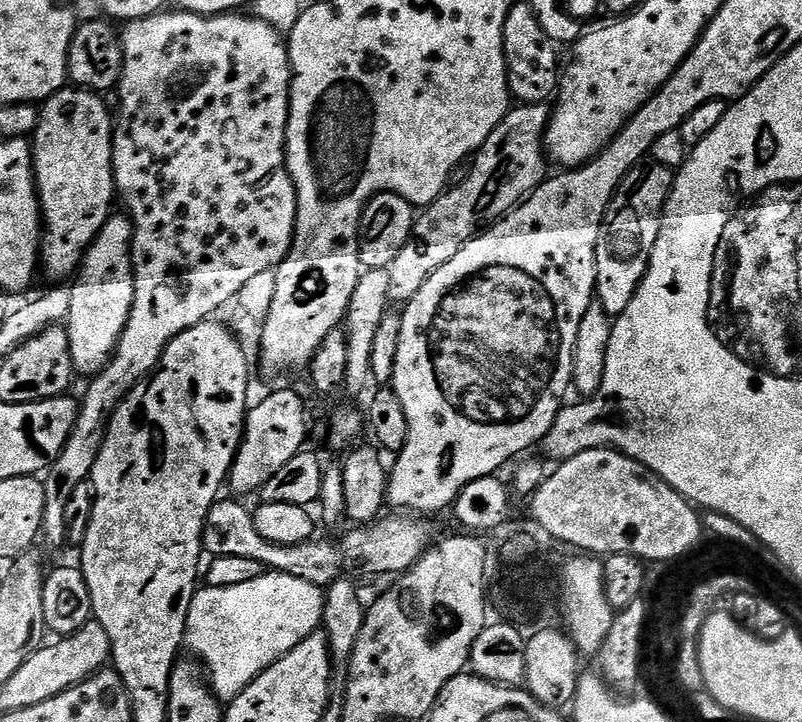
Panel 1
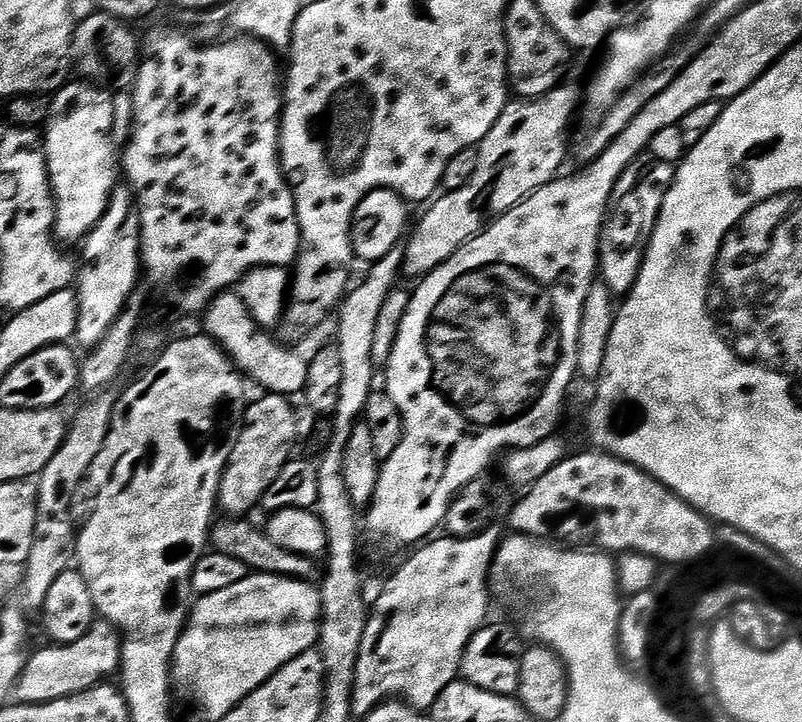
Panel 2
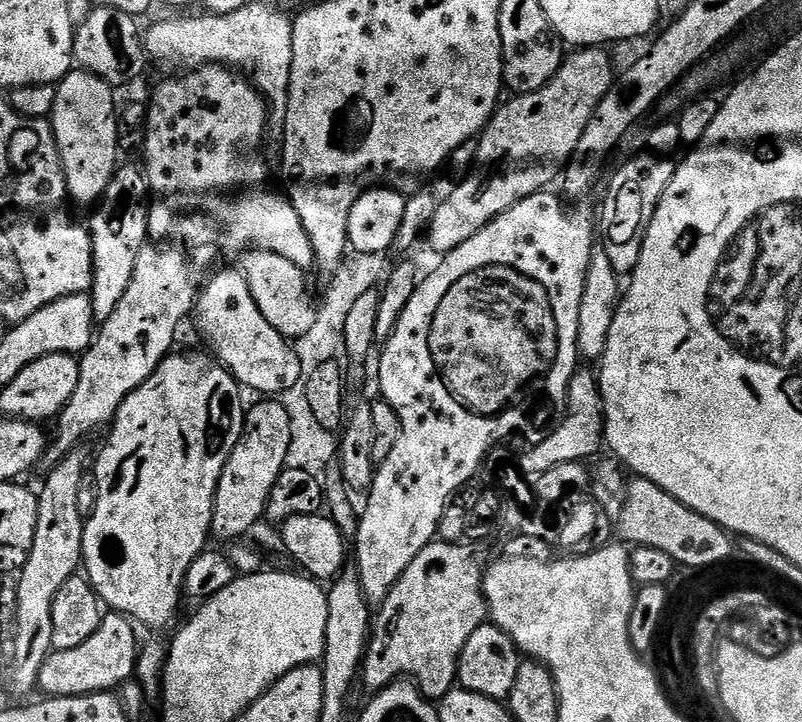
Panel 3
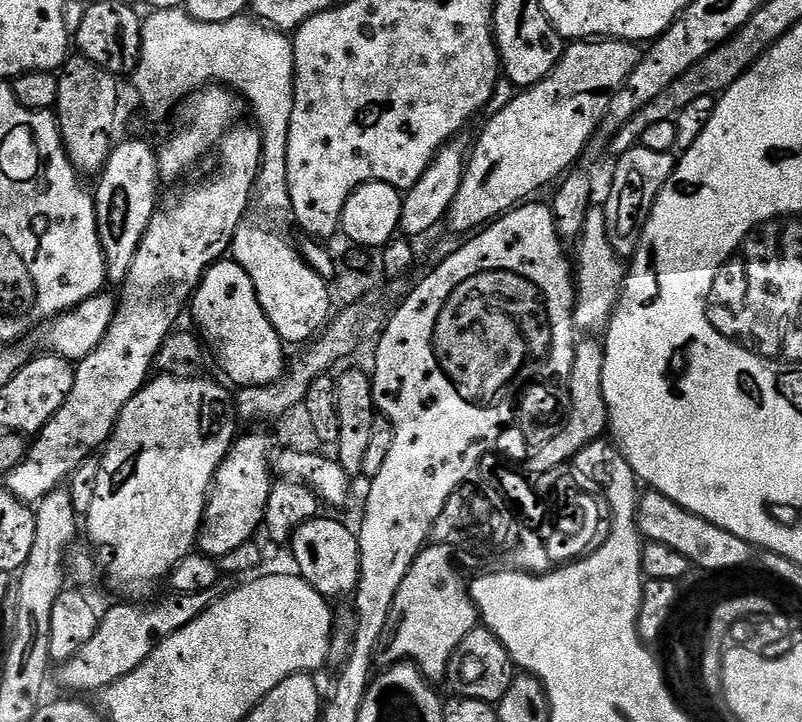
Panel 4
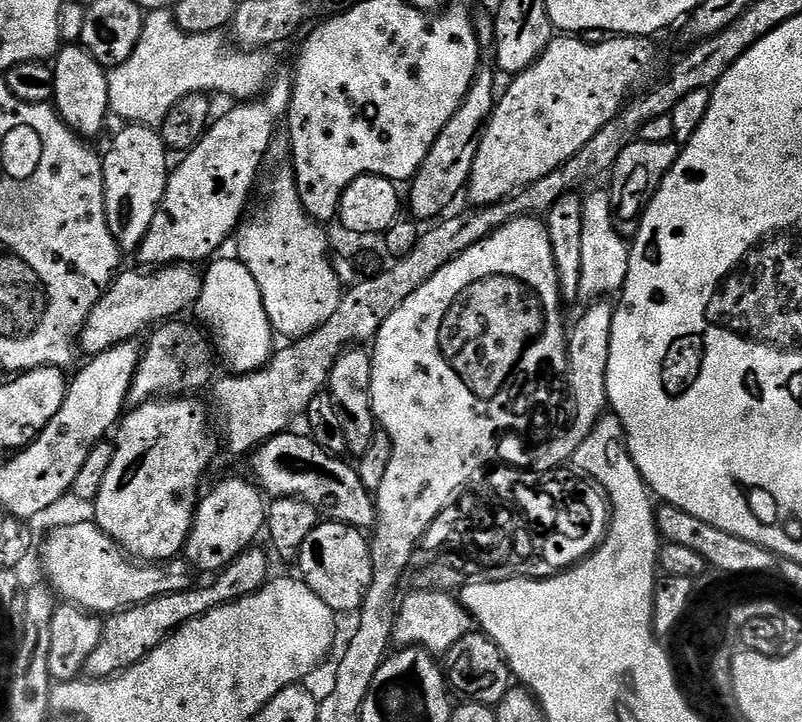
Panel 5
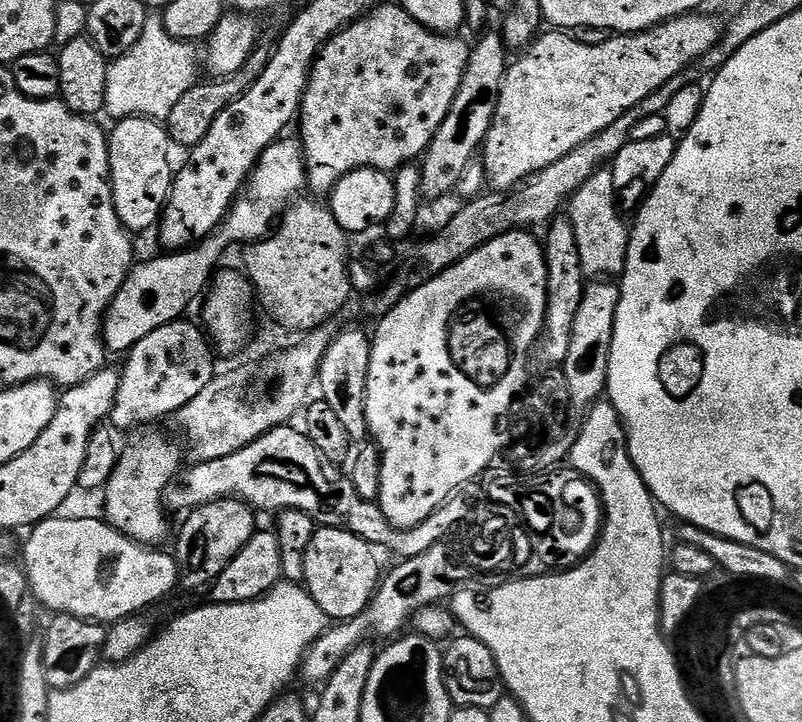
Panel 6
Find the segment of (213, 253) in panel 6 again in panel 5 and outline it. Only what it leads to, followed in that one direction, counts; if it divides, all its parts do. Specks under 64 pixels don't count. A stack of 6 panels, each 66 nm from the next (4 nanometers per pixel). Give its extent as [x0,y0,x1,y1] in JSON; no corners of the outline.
[78,264,205,357]

